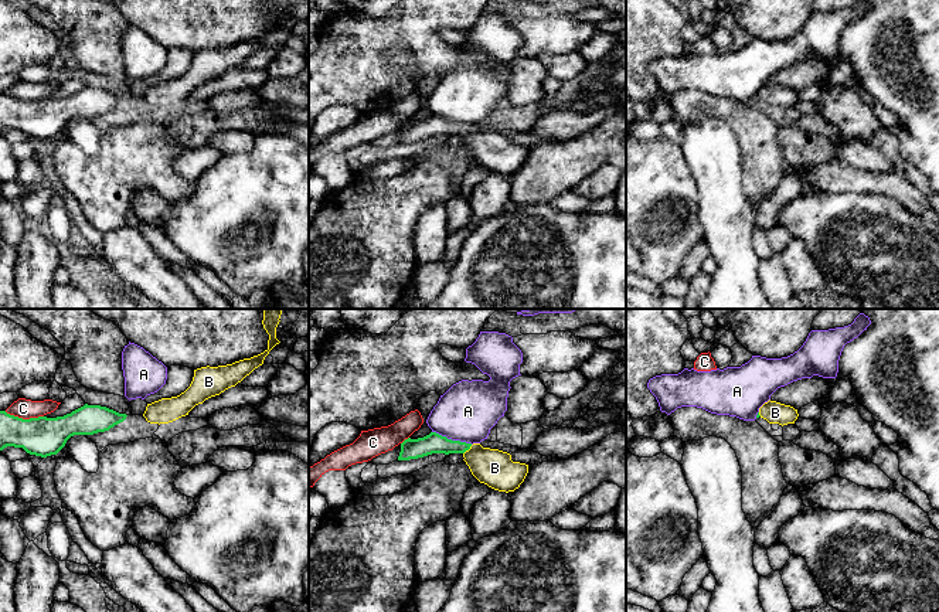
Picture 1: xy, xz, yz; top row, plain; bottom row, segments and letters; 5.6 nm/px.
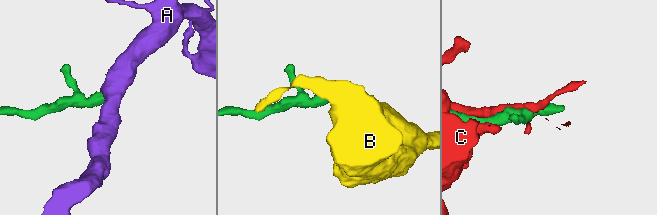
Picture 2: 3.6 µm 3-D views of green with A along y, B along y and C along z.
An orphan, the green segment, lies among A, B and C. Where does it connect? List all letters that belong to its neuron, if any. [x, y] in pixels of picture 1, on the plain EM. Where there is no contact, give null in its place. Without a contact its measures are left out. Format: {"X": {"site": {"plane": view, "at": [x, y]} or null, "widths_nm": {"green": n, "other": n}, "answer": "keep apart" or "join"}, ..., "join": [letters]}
{"A": {"site": {"plane": "xz", "at": [451, 122]}, "widths_nm": {"green": 120, "other": 320}, "answer": "keep apart"}, "B": {"site": {"plane": "xz", "at": [468, 132]}, "widths_nm": {"green": 120, "other": 220}, "answer": "join"}, "C": {"site": {"plane": "xy", "at": [24, 102]}, "widths_nm": {"green": 220, "other": 110}, "answer": "keep apart"}, "join": ["B"]}

